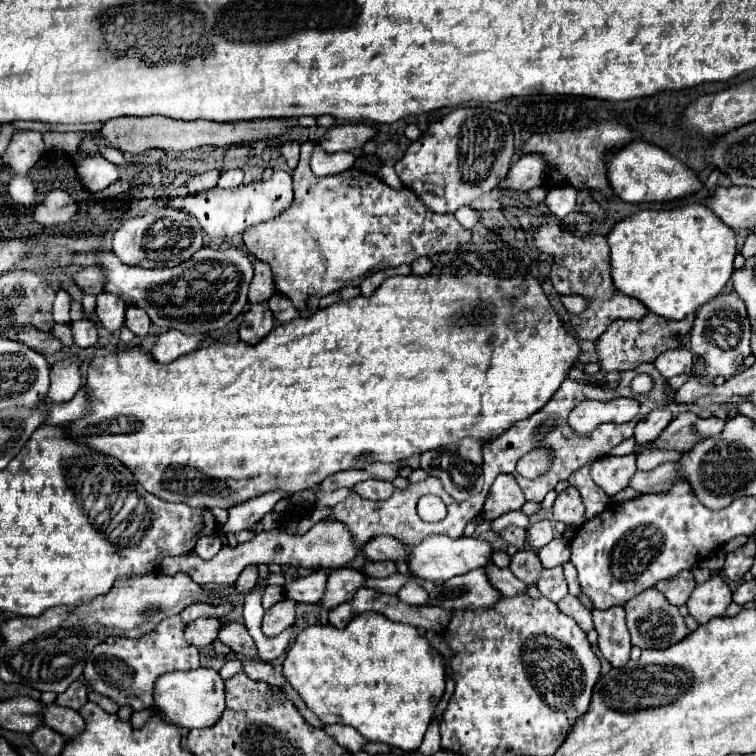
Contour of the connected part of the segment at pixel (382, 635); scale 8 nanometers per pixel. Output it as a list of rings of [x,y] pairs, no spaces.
[[[368,611],[356,615],[344,629],[332,625],[306,627],[290,647],[284,661],[284,677],[300,693],[308,709],[312,709],[322,723],[344,723],[354,727],[364,739],[380,741],[398,747],[406,753],[418,751],[424,733],[434,717],[436,705],[446,689],[446,667],[442,655],[430,647],[428,639],[416,627],[394,623]]]

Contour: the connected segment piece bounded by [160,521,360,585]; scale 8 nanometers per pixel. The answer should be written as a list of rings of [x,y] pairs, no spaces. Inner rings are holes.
[[[318,521],[308,533],[304,535],[288,535],[280,529],[274,531],[262,531],[258,533],[254,539],[246,541],[246,543],[238,543],[236,547],[222,547],[220,553],[216,555],[216,559],[204,561],[198,555],[178,555],[178,557],[164,557],[160,571],[166,575],[174,575],[178,571],[184,571],[192,577],[192,581],[196,581],[198,585],[234,585],[240,571],[246,565],[260,565],[260,563],[280,563],[280,565],[294,565],[294,567],[304,567],[304,569],[312,569],[312,567],[324,567],[324,569],[338,569],[344,567],[350,559],[354,559],[354,555],[360,551],[360,547],[356,547],[352,543],[350,531],[344,527],[344,523],[336,523],[336,521]]]

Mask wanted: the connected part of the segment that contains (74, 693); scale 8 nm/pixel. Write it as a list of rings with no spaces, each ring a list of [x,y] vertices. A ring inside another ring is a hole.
[[[72,683],[68,691],[60,693],[56,699],[56,705],[70,707],[70,709],[80,709],[88,701],[88,687],[84,683]]]

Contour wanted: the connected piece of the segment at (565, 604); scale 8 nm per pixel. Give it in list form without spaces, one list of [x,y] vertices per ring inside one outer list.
[[[566,595],[566,597],[560,599],[556,605],[558,605],[558,609],[560,609],[564,615],[572,617],[572,619],[580,625],[580,629],[584,629],[584,631],[590,631],[590,629],[592,629],[590,609],[586,609],[578,597]]]

